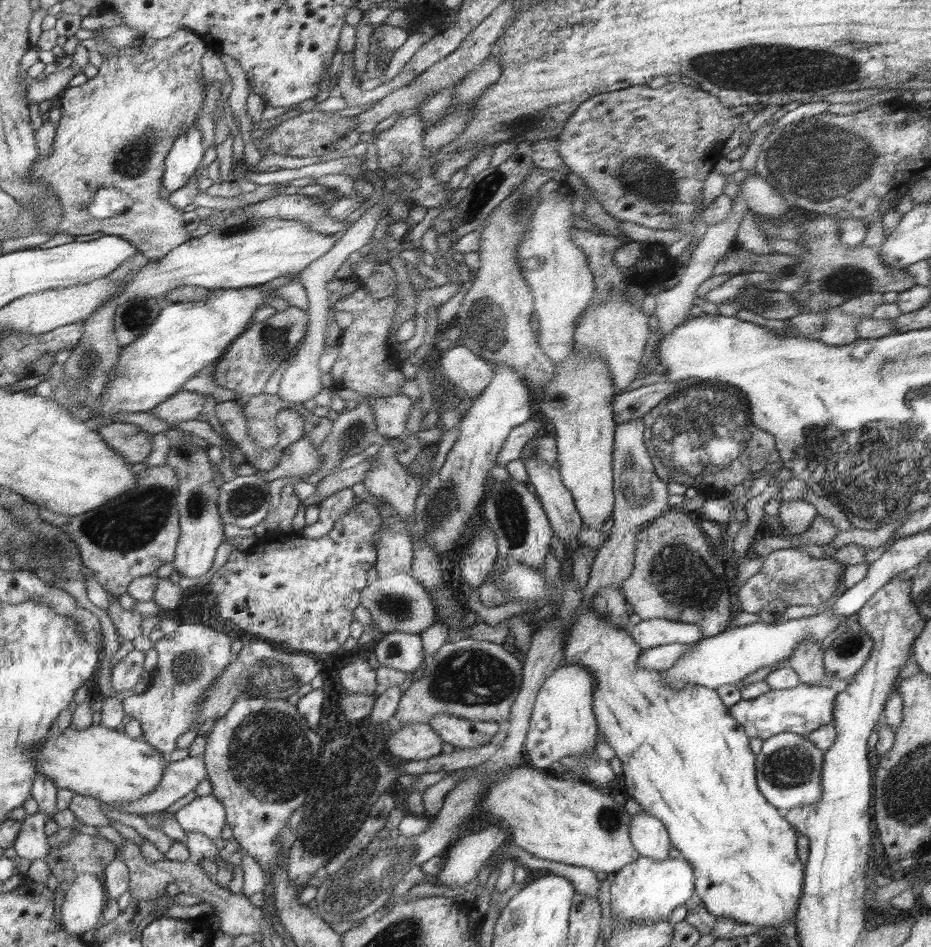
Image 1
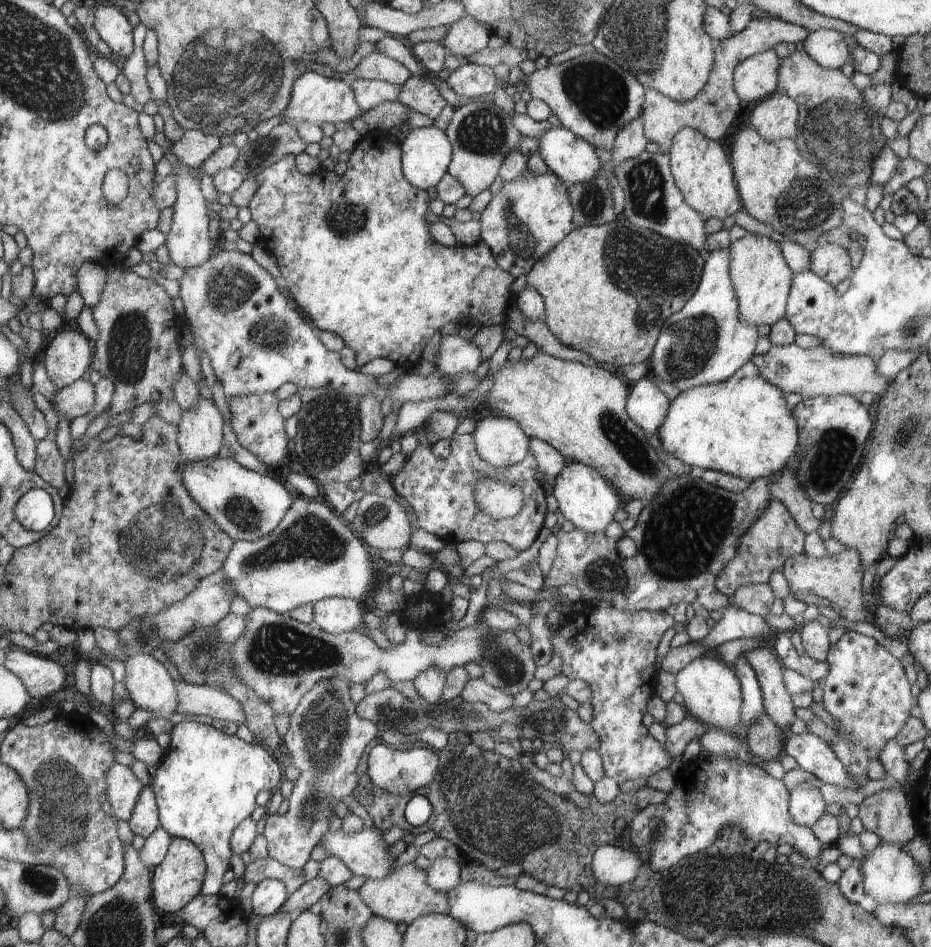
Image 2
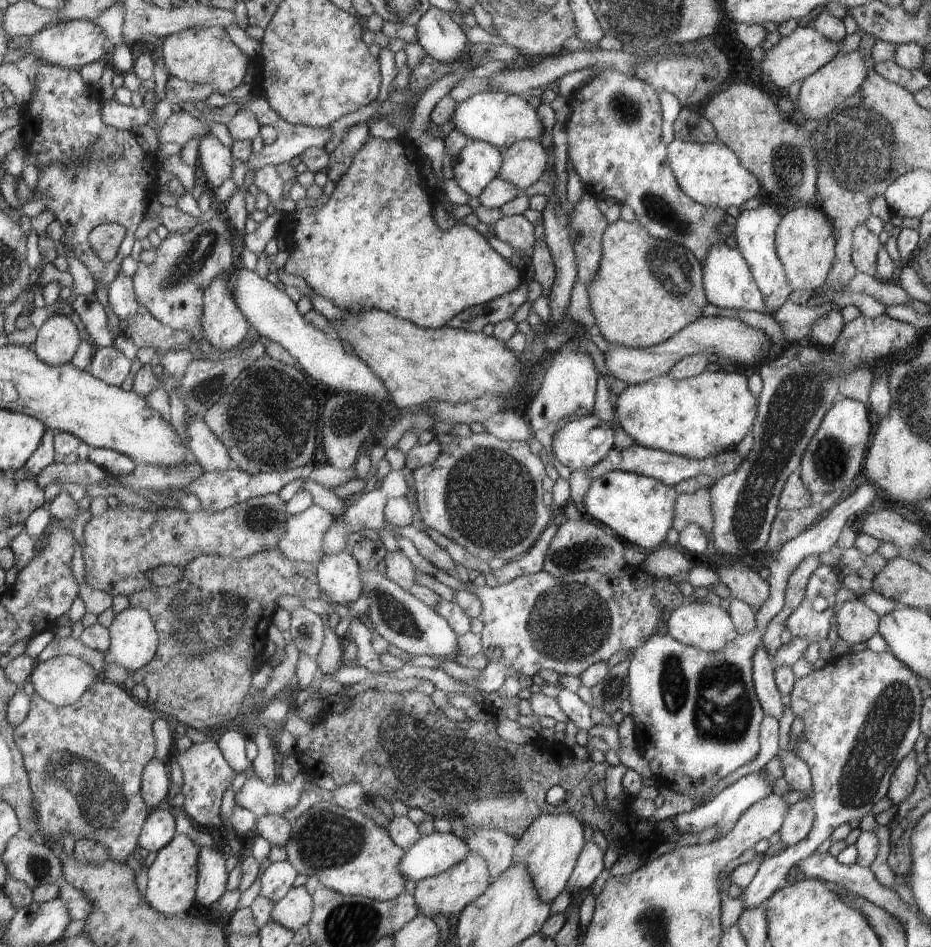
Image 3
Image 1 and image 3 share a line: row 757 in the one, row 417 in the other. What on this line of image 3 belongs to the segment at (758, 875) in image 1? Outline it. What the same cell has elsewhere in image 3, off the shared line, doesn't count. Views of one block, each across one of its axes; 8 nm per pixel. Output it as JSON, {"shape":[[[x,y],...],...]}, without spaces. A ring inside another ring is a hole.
{"shape":[[[702,372],[693,378],[674,379],[669,373],[646,383],[629,385],[616,398],[614,409],[618,424],[636,445],[659,449],[690,459],[714,457],[738,447],[756,421],[756,398],[748,390],[744,374],[738,372]]]}

